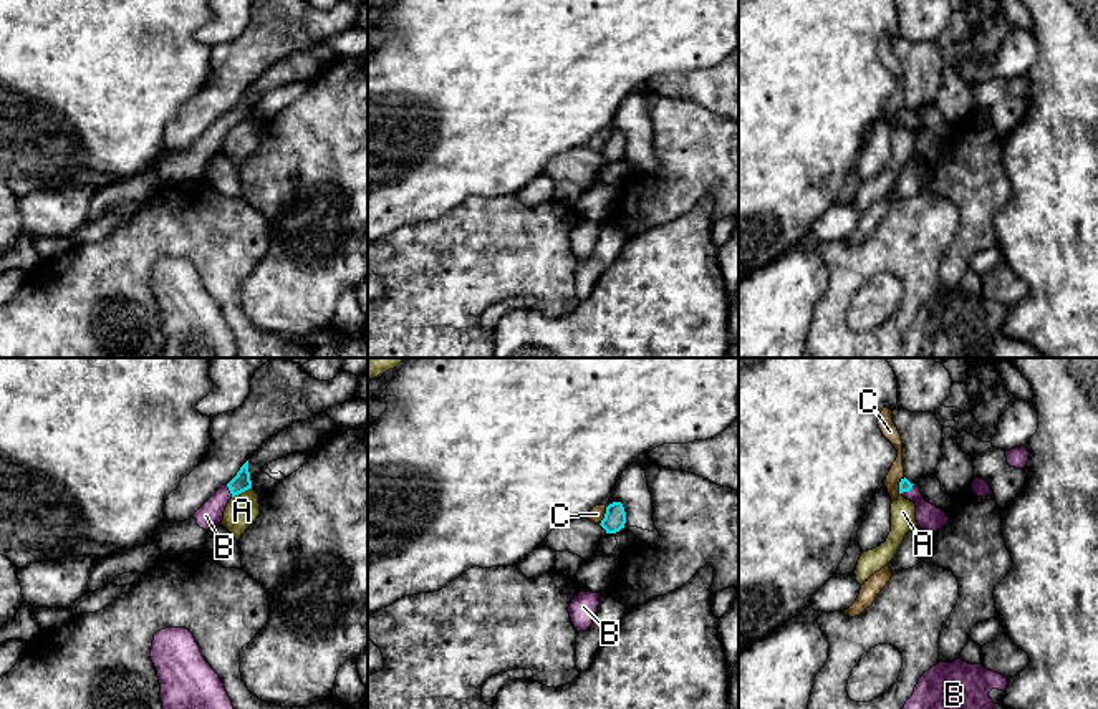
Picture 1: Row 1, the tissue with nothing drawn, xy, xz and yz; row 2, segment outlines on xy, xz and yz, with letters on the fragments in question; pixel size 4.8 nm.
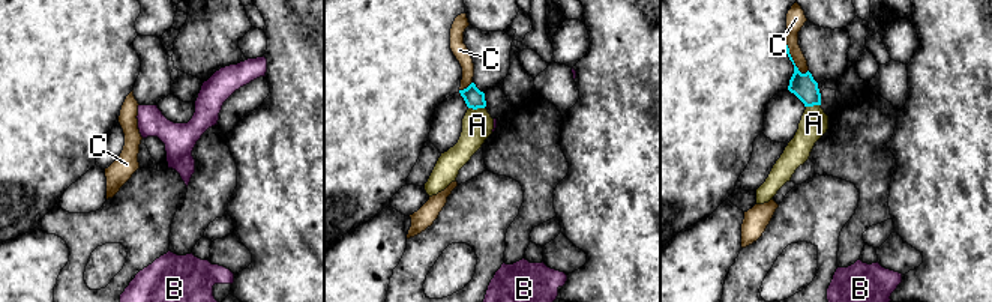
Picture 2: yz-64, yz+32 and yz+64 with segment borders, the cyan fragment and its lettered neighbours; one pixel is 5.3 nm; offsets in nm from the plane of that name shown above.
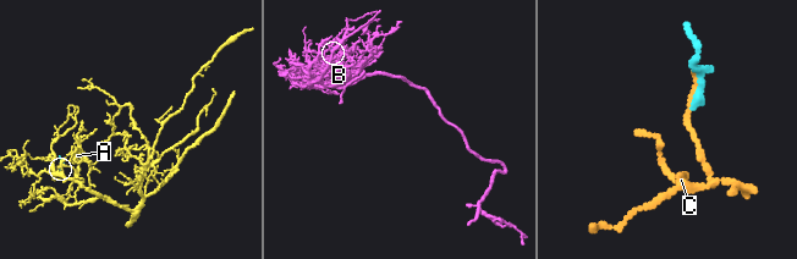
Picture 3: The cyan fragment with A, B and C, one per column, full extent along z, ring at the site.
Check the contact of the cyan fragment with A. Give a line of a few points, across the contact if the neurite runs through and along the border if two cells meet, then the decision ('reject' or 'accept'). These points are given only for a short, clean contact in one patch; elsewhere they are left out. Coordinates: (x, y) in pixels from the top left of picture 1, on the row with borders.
xy (250, 487), (232, 497) | reject

